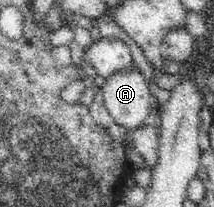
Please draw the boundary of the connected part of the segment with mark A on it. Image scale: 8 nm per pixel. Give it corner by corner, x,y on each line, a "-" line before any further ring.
137,66
121,69
101,87
104,105
112,117
111,123
136,131
146,124
151,114
151,91
147,79

